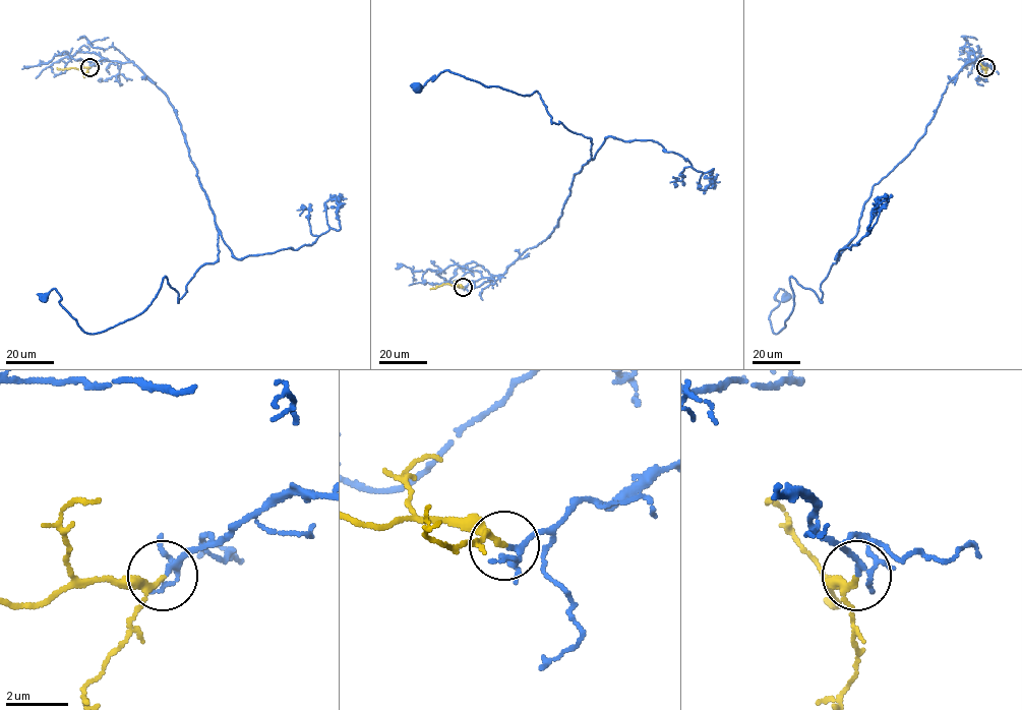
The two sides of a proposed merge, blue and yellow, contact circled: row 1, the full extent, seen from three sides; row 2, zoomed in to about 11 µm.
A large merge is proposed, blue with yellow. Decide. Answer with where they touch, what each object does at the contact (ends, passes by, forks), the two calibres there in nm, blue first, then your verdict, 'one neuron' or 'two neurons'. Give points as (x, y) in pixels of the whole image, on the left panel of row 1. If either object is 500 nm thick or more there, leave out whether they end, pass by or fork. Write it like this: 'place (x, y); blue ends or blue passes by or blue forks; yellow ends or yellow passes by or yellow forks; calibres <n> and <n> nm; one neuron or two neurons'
place (89, 67); blue forks; yellow passes by; calibres 110 and 170 nm; one neuron

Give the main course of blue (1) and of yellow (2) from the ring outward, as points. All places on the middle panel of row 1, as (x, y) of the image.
1: (463, 287), (502, 275), (552, 232), (591, 139), (552, 123), (537, 91), (447, 70), (417, 86)
2: (463, 287), (442, 284), (430, 289)

